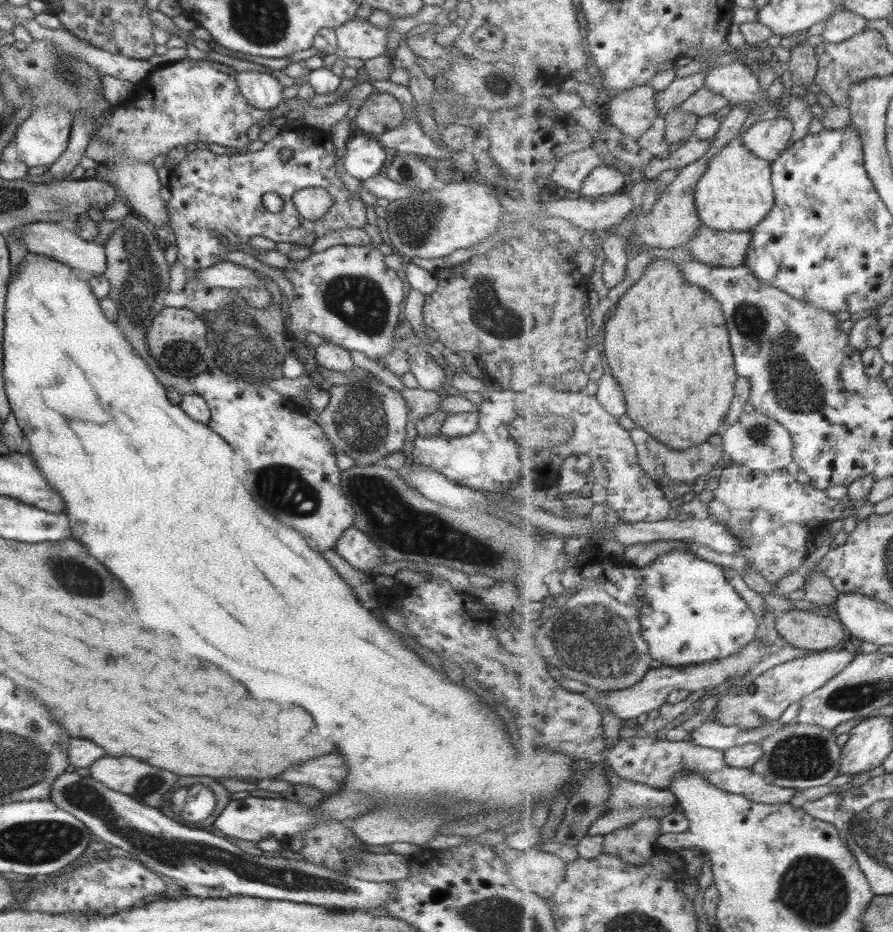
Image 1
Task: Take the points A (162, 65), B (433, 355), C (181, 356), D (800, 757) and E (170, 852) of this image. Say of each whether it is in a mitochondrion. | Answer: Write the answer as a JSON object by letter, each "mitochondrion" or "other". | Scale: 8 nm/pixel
{"A":"other","B":"other","C":"mitochondrion","D":"mitochondrion","E":"mitochondrion"}

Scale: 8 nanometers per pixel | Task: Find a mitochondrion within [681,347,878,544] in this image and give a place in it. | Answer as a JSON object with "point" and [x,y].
{"point":[759,435]}

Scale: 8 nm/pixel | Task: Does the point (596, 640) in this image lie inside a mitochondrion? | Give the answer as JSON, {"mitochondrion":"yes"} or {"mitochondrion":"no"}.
{"mitochondrion":"yes"}

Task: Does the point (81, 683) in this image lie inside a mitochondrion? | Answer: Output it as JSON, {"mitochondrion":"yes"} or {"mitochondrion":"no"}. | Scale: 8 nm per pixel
{"mitochondrion":"no"}

